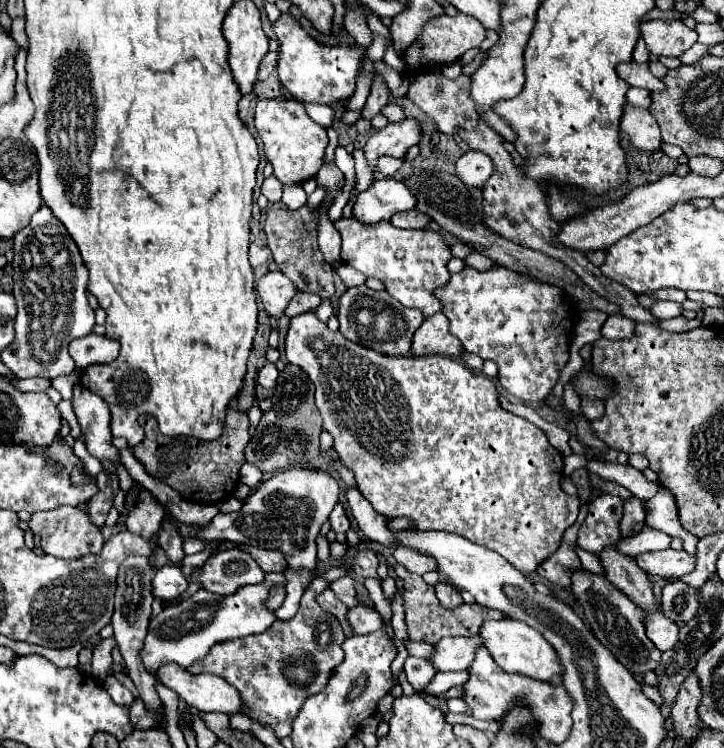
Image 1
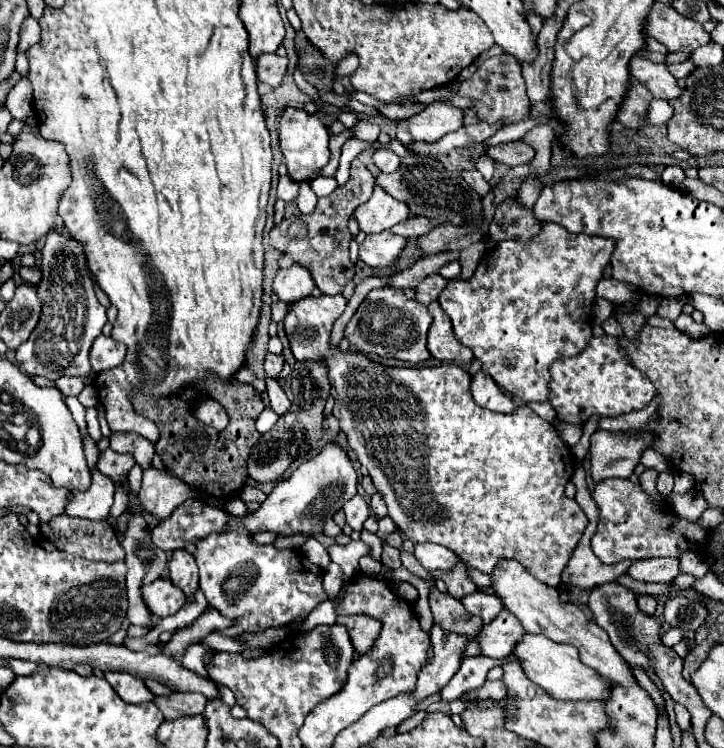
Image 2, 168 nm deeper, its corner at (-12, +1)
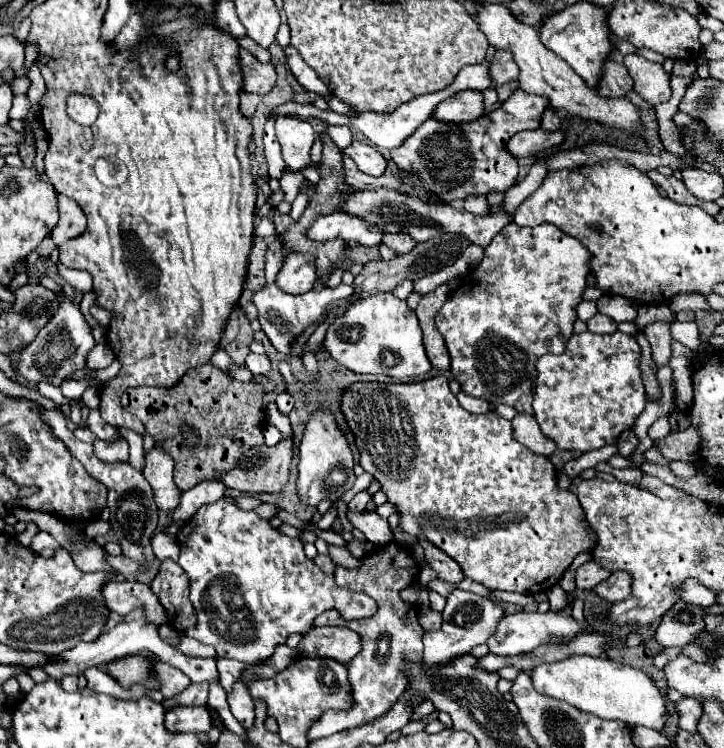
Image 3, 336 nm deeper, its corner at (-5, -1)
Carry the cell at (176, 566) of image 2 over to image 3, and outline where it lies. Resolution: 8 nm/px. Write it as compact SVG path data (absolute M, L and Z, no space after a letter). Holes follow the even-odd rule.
M161 562L159 574L151 582L151 590L159 596L161 604L167 610L167 620L175 630L185 632L195 624L195 608L189 600L189 578L177 562Z

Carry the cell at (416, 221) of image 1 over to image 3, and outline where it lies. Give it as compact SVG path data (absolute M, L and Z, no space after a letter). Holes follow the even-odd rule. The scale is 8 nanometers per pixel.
M405 232L385 234L385 236L383 236L383 244L391 246L397 254L405 254L405 252L409 252L413 246L417 246L417 242L415 242L411 236L405 236Z

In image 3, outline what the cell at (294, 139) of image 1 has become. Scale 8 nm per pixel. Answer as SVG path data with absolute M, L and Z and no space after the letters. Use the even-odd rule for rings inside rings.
M279 116L275 122L277 140L281 144L283 160L289 172L299 172L311 164L311 146L315 130L307 120L293 116Z

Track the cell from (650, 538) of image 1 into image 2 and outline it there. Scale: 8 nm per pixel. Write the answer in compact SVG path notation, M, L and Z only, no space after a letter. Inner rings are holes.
M588 524L588 528L584 530L580 544L574 550L566 570L562 574L564 584L592 590L594 586L600 586L606 582L616 582L618 576L622 576L628 570L628 566L632 564L632 560L622 560L612 566L602 564L590 548L590 538L592 538L592 524Z

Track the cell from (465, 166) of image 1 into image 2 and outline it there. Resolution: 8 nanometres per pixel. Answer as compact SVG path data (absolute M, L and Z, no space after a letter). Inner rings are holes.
M516 140L516 142L504 142L498 146L490 146L488 148L488 156L494 162L502 162L508 166L520 166L520 164L528 164L534 158L534 148L528 146L524 140Z

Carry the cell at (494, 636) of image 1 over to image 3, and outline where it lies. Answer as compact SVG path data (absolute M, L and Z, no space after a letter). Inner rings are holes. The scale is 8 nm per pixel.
M575 654L555 664L537 666L531 672L531 680L535 690L545 696L553 696L555 700L563 700L583 712L601 718L621 720L631 728L647 726L653 730L661 730L667 720L665 700L661 698L661 692L653 684L653 680L645 676L641 670L635 670L621 662Z

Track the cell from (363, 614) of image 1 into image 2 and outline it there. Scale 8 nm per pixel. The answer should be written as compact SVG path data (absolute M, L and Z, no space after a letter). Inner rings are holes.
M338 616L336 624L344 624L350 642L356 650L356 654L366 654L376 640L376 634L380 634L380 622L374 618L364 618L364 616Z

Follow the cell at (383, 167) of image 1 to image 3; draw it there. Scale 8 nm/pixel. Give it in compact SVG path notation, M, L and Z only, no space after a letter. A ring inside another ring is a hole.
M353 142L351 146L347 146L343 150L343 154L351 156L357 164L357 168L369 176L381 176L385 172L387 160L383 158L383 154L371 146L371 144L363 144L363 142Z

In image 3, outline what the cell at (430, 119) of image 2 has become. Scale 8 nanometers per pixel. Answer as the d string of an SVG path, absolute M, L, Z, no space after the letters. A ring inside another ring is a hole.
M461 90L437 104L433 120L441 120L441 124L465 124L477 120L481 114L483 96L477 90Z

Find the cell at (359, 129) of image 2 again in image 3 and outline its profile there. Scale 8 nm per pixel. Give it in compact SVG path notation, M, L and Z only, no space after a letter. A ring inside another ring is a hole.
M286 172L280 180L280 188L282 189L285 201L293 203L301 184L305 181L305 177L300 172Z

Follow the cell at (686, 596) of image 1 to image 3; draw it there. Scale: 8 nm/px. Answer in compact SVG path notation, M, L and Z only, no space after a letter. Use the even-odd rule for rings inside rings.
M677 602L659 622L655 630L655 640L661 646L685 648L693 642L697 632L703 632L703 608L687 602Z

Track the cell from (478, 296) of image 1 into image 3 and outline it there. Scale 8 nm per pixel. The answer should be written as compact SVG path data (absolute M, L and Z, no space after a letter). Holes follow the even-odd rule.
M515 222L507 224L493 240L491 244L485 248L485 256L483 260L461 280L459 288L453 290L447 298L447 302L443 304L443 308L437 312L435 316L435 324L439 328L439 332L443 334L445 338L445 344L447 344L447 350L451 354L451 372L455 374L455 378L459 378L461 382L461 390L469 396L475 396L475 398L483 398L487 400L489 404L493 406L499 406L499 404L509 404L509 406L515 406L519 412L527 412L527 414L533 414L533 408L531 408L531 402L533 402L533 388L535 388L535 378L537 378L537 372L535 372L535 364L537 360L543 356L543 354L561 354L565 352L565 344L569 342L567 338L573 334L573 324L577 320L577 312L575 312L575 306L583 300L583 290L587 288L587 276L591 272L589 268L589 262L591 262L591 252L573 236L561 232L557 226L553 224L539 224L539 226L533 226L533 228L521 228L517 226Z

